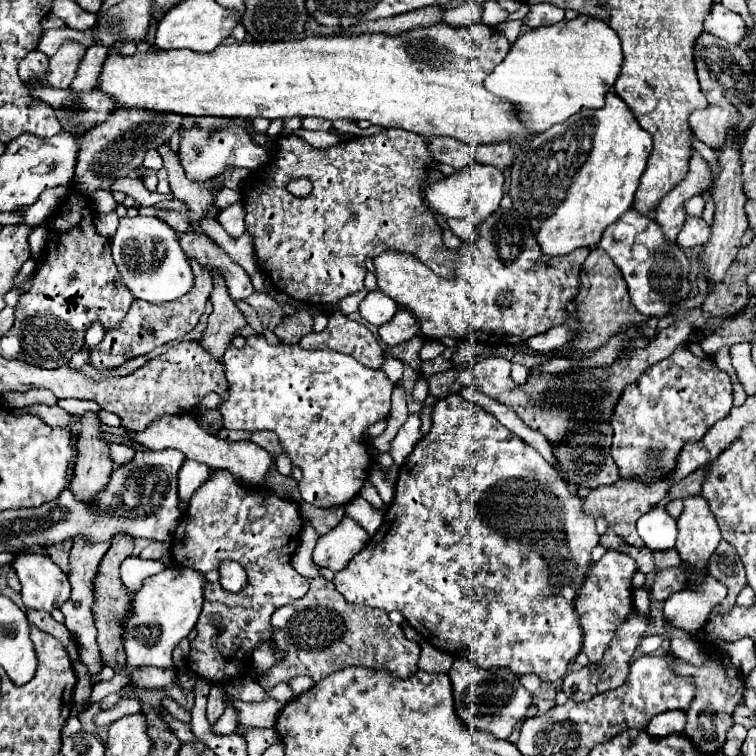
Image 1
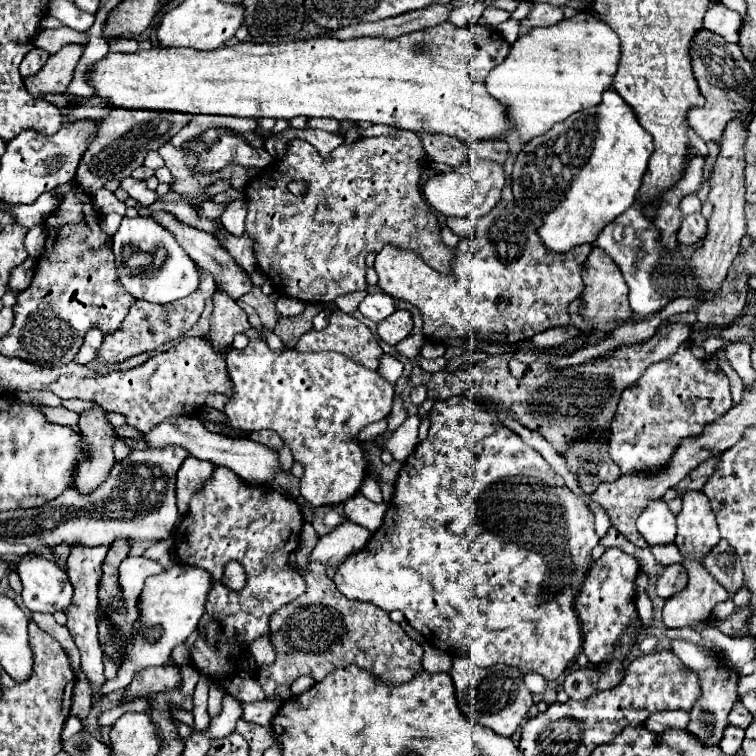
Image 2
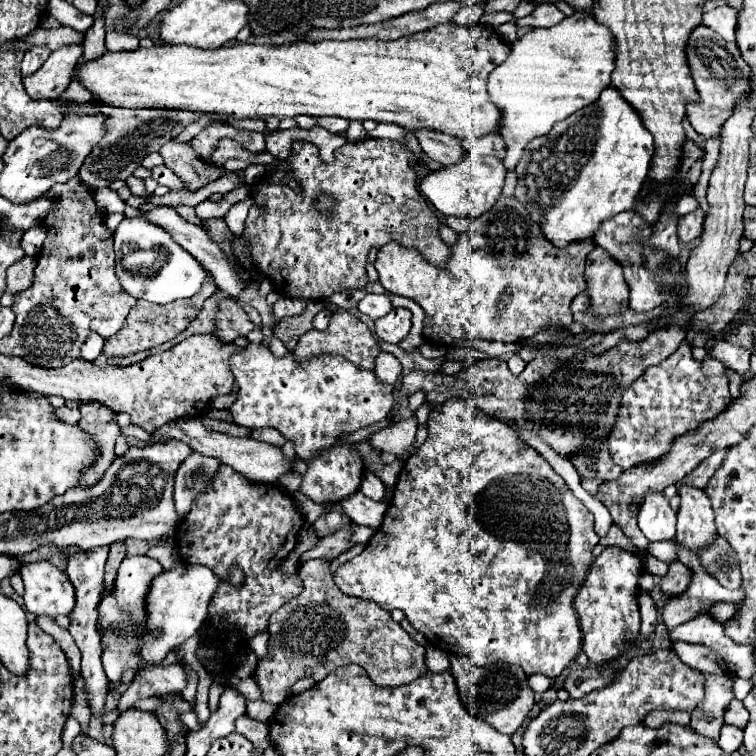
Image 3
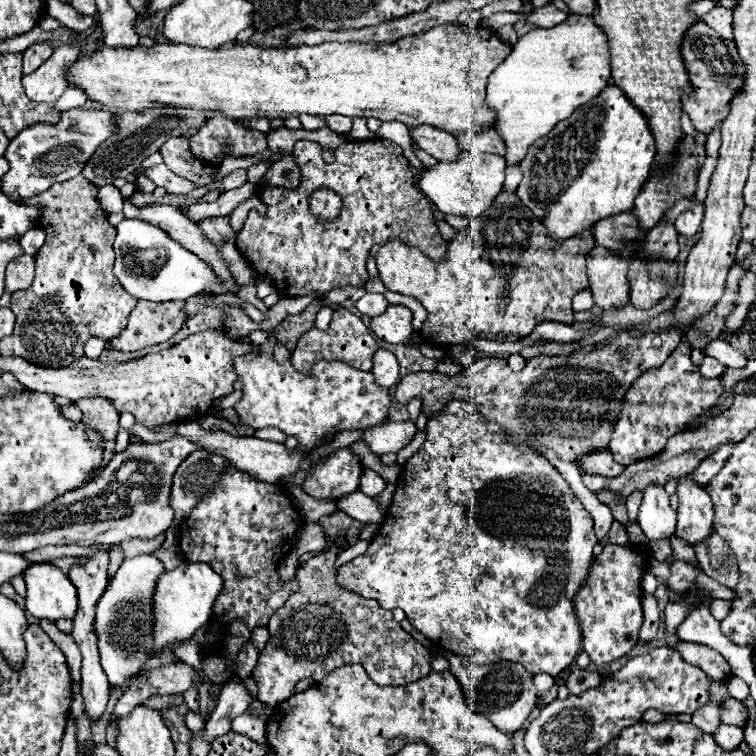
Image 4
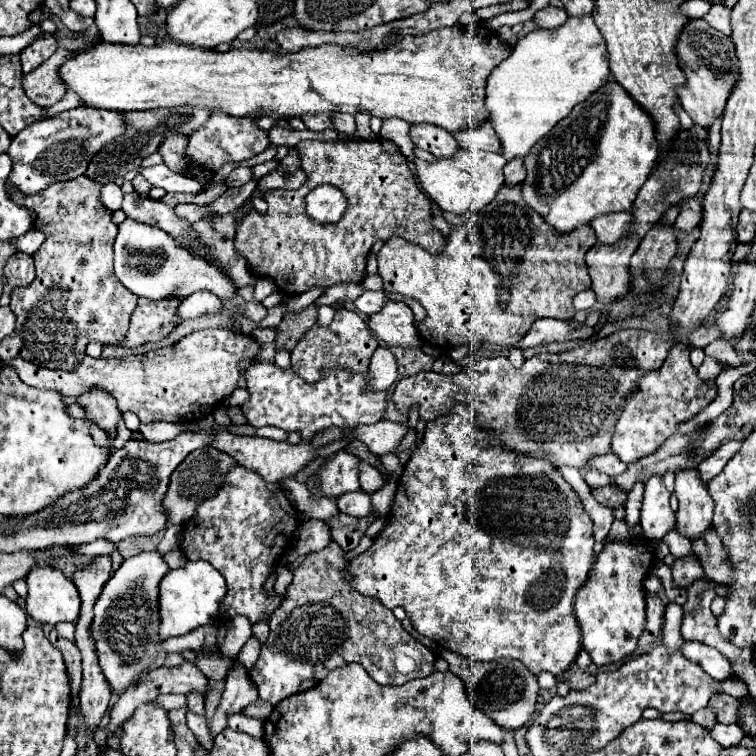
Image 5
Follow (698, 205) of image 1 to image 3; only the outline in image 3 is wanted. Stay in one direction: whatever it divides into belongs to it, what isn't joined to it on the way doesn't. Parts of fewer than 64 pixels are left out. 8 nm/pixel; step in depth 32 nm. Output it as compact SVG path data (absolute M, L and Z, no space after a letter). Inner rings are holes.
M682 196L682 198L676 202L676 206L674 206L674 214L682 216L682 214L688 214L688 212L692 212L692 210L696 210L696 208L698 208L698 202L696 202L694 196Z

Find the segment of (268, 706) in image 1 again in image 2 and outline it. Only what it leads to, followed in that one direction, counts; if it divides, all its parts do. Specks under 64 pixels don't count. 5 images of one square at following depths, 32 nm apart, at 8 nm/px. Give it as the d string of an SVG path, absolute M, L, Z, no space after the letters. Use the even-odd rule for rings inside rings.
M260 700L260 702L248 702L244 704L244 714L242 718L254 724L262 724L262 726L270 726L272 718L276 716L280 704L270 702L270 700Z

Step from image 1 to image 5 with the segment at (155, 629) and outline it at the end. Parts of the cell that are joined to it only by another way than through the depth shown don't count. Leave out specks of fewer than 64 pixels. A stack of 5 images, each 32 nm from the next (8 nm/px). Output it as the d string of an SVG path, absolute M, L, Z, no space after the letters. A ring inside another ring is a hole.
M196 560L196 562L186 562L186 566L170 570L164 580L160 582L160 636L182 636L198 626L210 624L216 620L220 612L220 604L226 594L226 580L212 564L206 560Z

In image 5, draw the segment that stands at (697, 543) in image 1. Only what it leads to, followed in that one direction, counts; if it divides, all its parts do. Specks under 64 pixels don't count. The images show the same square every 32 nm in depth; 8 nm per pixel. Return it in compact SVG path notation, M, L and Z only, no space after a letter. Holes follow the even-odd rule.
M698 466L676 470L674 494L680 500L676 512L678 530L690 540L704 534L704 530L712 526L714 504L712 496L708 496L706 482L700 480Z

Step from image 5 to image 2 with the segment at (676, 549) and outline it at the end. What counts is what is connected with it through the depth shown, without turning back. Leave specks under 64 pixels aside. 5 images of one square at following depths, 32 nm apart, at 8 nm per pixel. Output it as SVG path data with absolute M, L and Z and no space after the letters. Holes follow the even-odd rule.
M684 556L684 558L682 558L682 564L686 566L686 570L688 570L688 574L690 574L690 582L688 582L688 588L684 588L680 594L668 598L666 604L664 604L664 608L662 608L662 618L664 618L664 624L666 624L668 628L688 626L690 622L696 624L698 620L702 620L704 610L708 610L708 616L710 616L712 608L714 608L718 602L724 602L724 600L730 600L730 598L734 600L736 606L746 606L746 602L748 602L748 598L750 598L748 590L742 588L740 592L734 592L734 596L732 596L724 586L720 586L720 584L702 568L702 564L700 564L698 560Z

